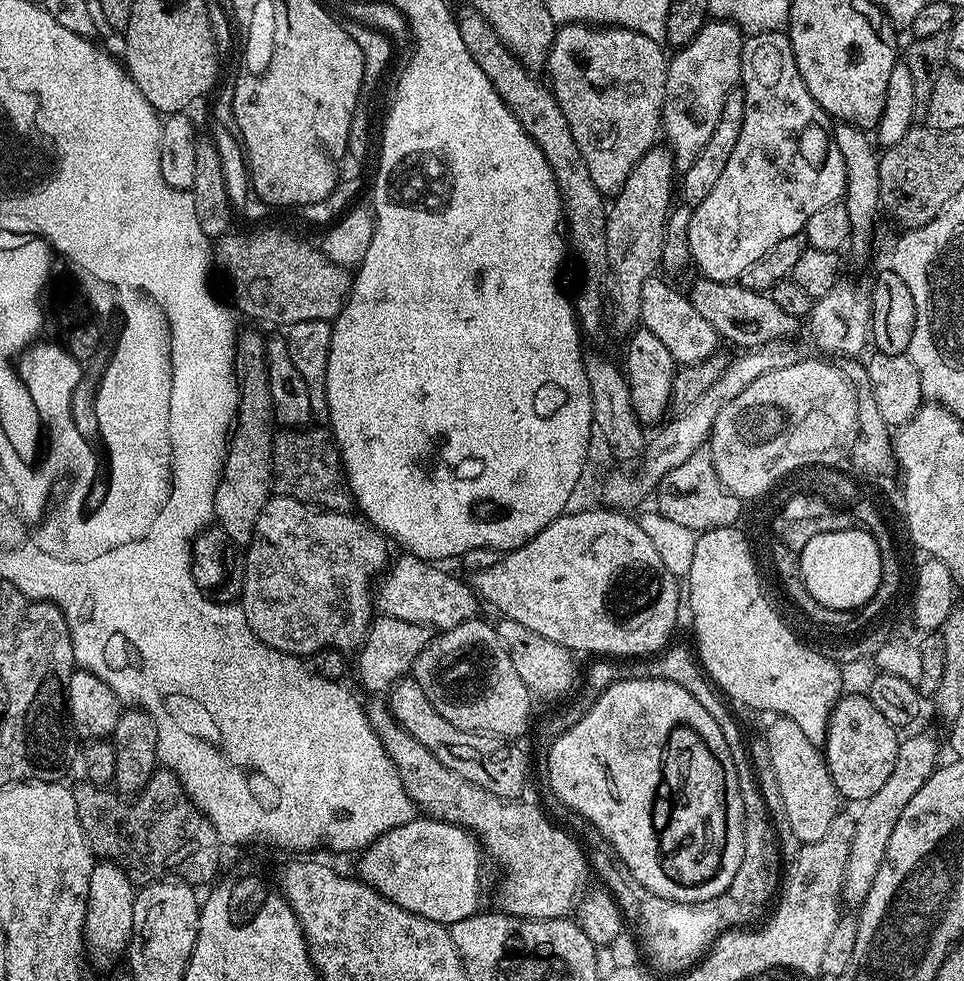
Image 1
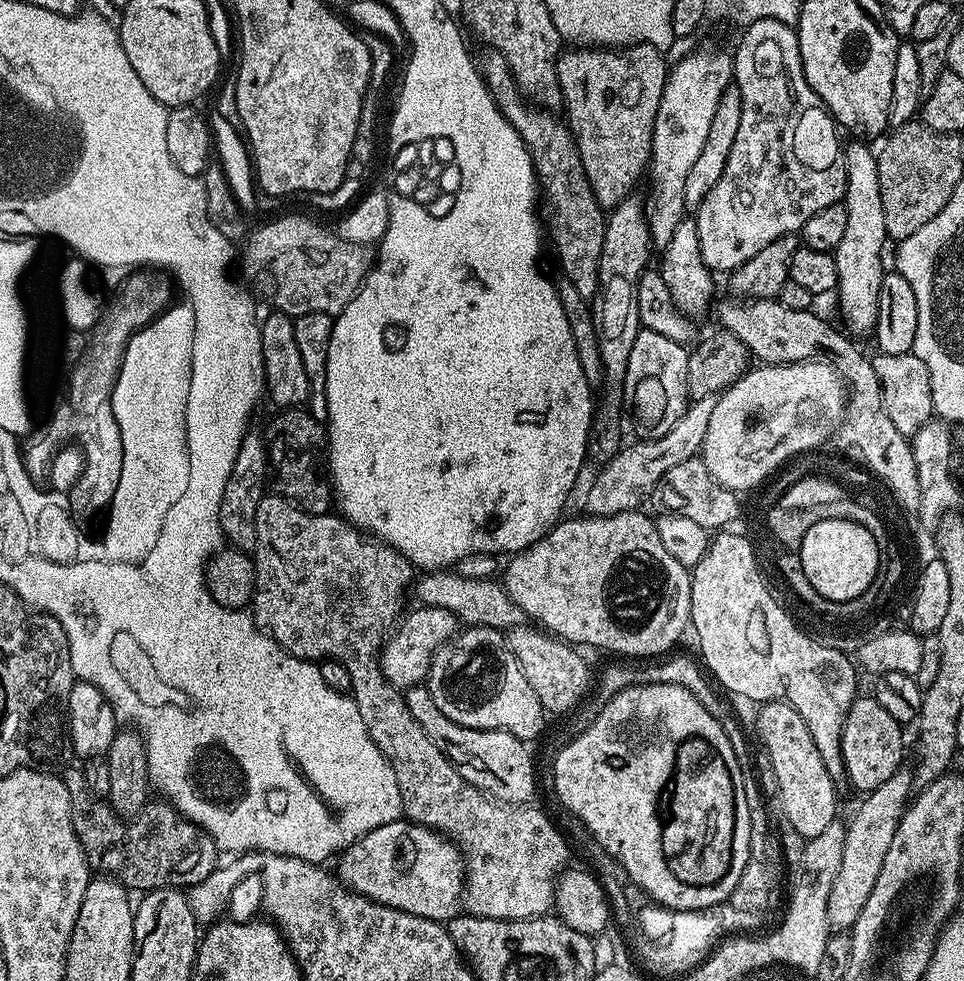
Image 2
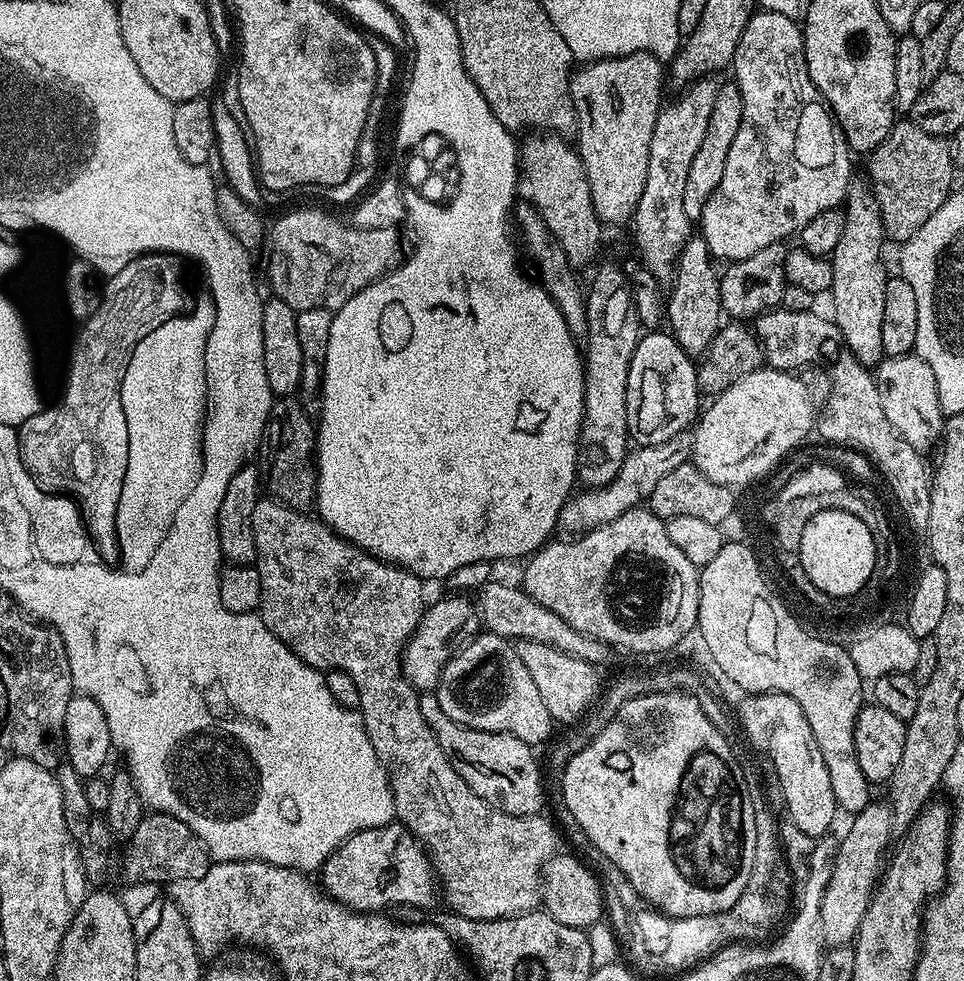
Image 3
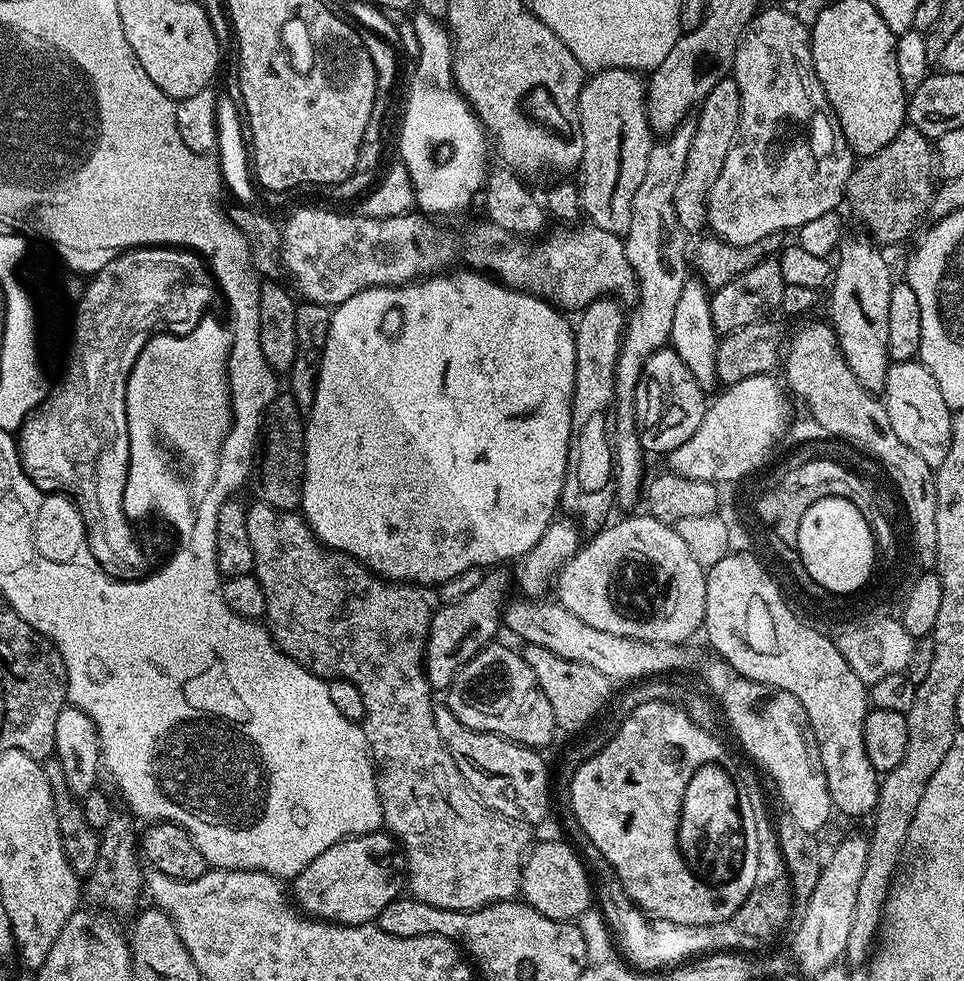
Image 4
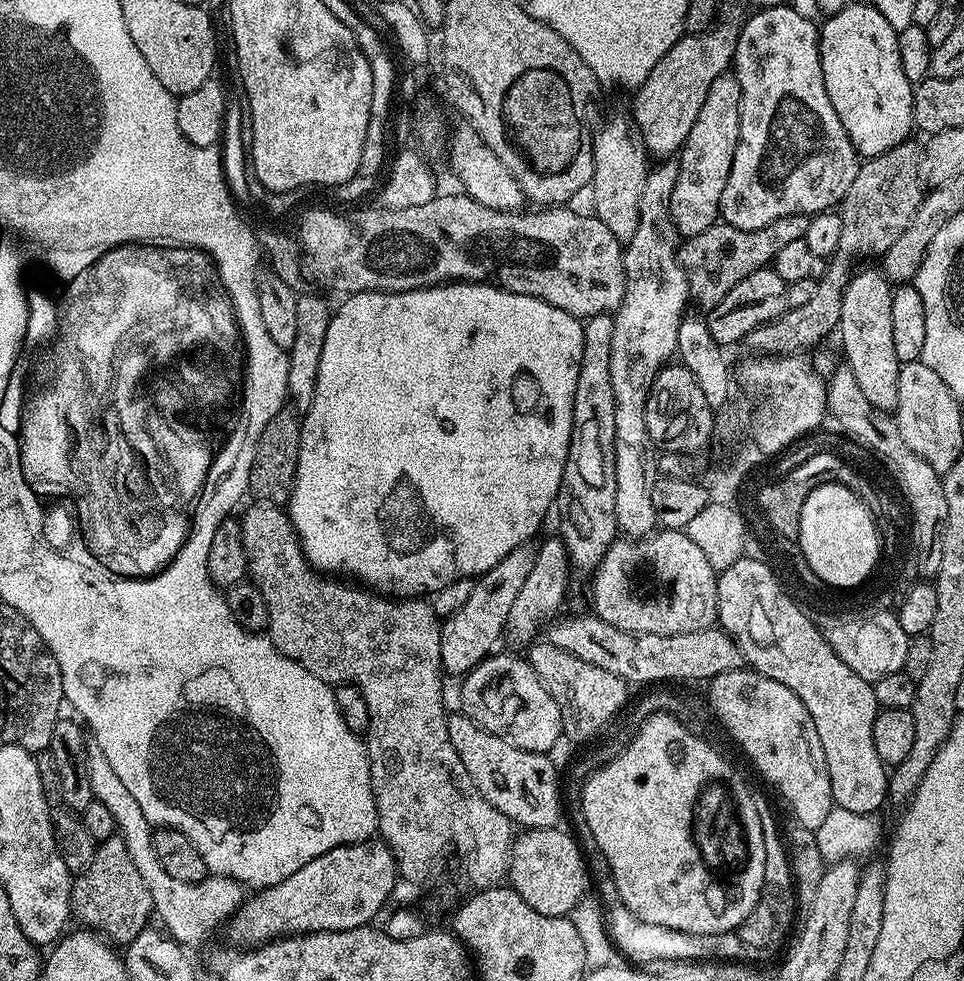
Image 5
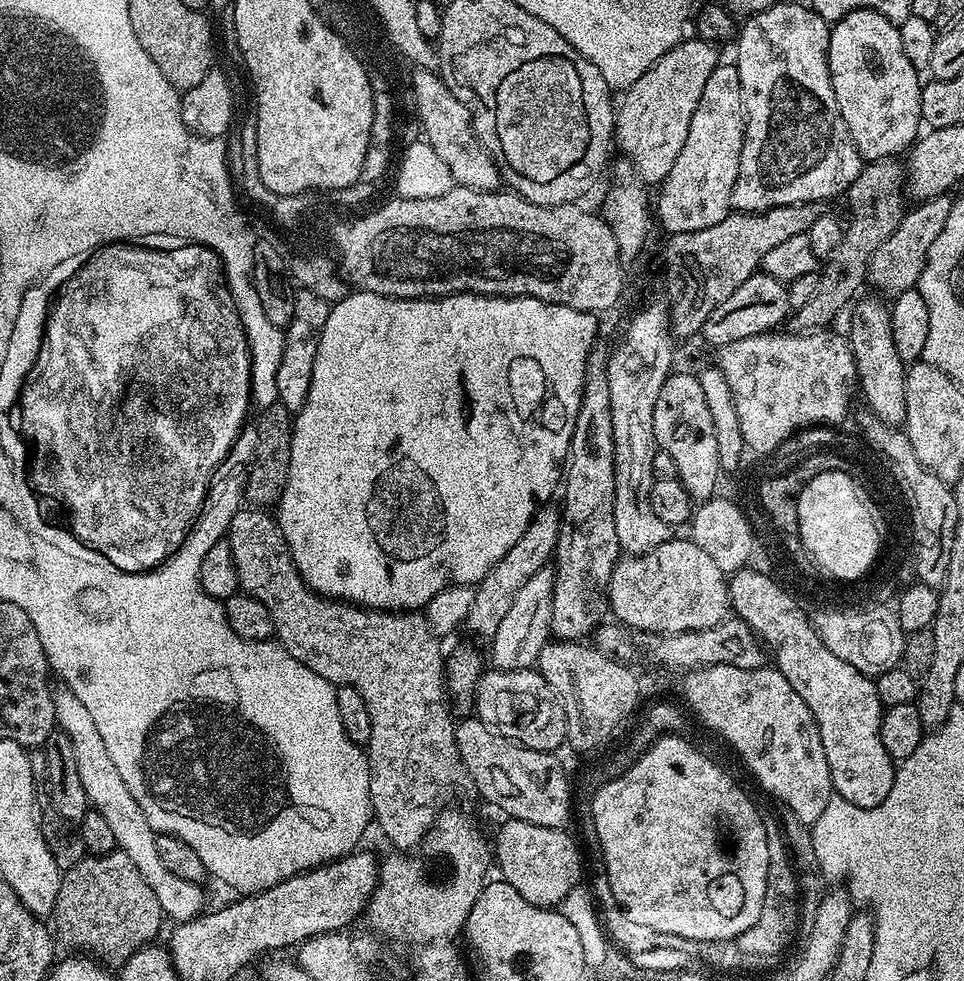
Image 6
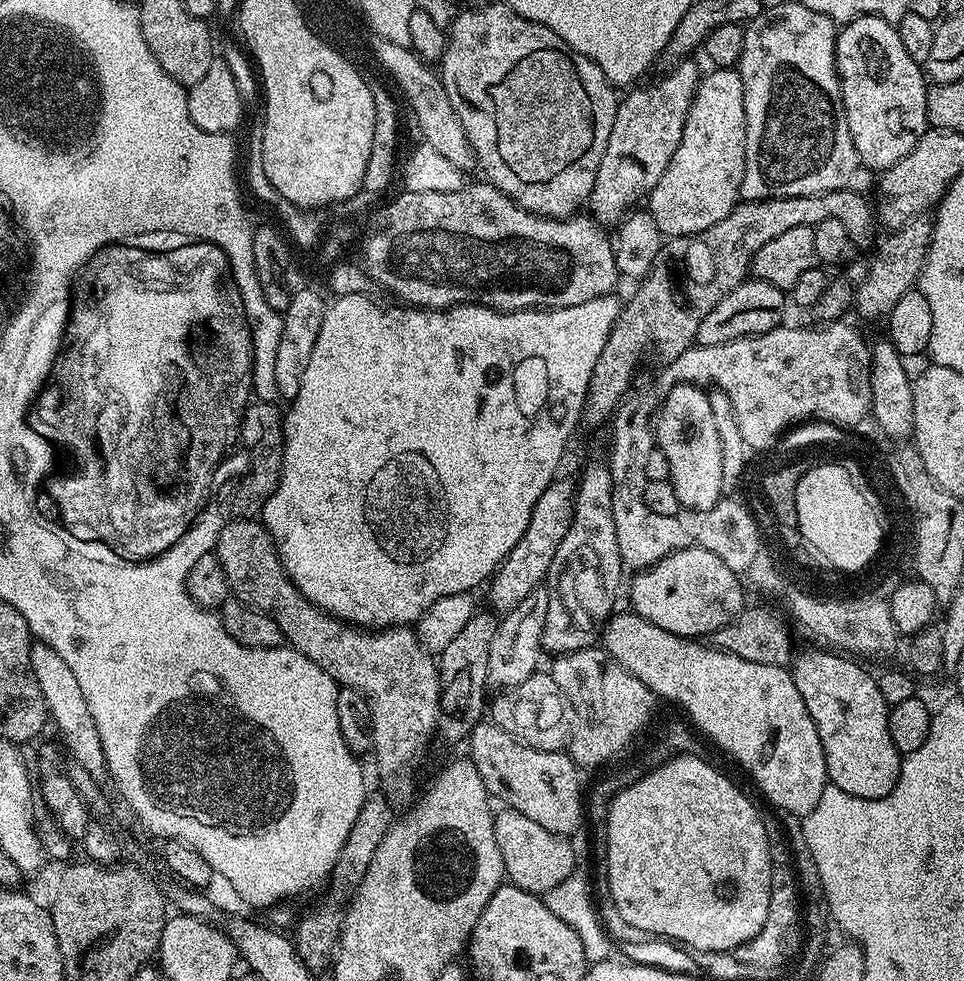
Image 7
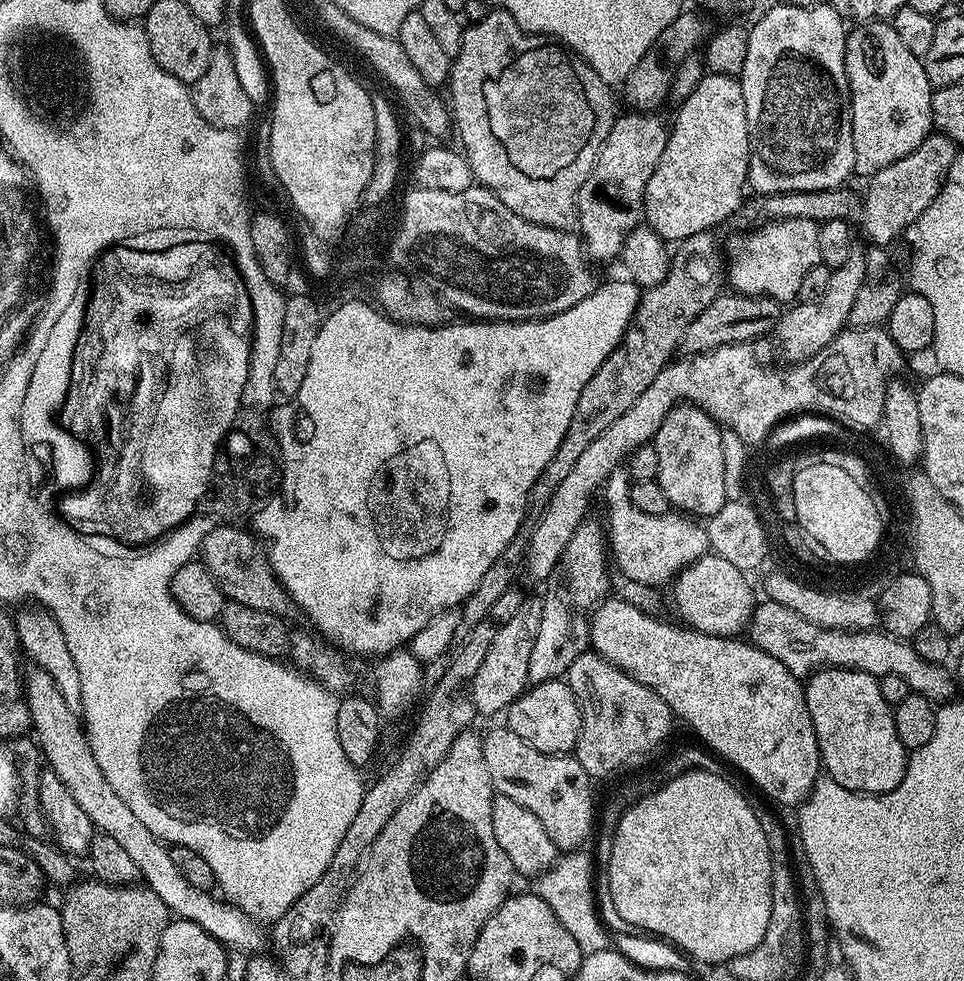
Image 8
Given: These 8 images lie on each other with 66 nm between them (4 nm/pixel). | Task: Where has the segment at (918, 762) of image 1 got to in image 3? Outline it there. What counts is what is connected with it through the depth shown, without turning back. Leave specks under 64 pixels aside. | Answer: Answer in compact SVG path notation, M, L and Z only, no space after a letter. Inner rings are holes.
M870 802L851 817L852 825L845 830L844 837L839 837L836 845L830 882L826 882L820 903L820 934L825 945L852 944L857 930L862 926L868 903L872 901L874 887L882 870L880 858L888 846L888 838L894 834L892 809L887 803L876 803Z

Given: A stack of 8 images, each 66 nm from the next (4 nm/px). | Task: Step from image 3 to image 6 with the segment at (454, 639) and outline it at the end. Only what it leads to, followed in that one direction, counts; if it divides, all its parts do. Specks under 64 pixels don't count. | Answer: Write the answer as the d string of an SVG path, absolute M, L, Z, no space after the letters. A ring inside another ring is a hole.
M537 507L530 526L526 526L526 534L522 534L522 538L518 538L518 542L514 542L514 546L506 550L506 558L499 560L490 570L490 574L486 574L486 578L482 578L480 583L475 585L474 606L466 621L466 628L469 628L474 635L491 638L502 623L502 618L506 618L514 598L518 598L518 590L522 590L527 580L538 574L538 570L545 568L553 559L560 533L562 512L559 507L552 507Z

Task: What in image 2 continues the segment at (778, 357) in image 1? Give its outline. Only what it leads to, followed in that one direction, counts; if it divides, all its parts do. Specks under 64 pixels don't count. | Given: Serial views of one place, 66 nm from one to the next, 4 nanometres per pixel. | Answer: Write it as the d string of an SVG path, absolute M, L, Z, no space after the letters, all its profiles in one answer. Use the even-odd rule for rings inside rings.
M717 397L693 400L678 418L674 430L666 430L662 438L653 440L637 439L636 444L625 443L620 451L603 465L604 468L596 476L596 481L588 488L588 497L584 504L593 516L613 516L616 512L637 511L655 493L660 485L662 474L678 466L678 462L686 462L697 455L704 447L706 426L710 426L710 414L714 414Z

